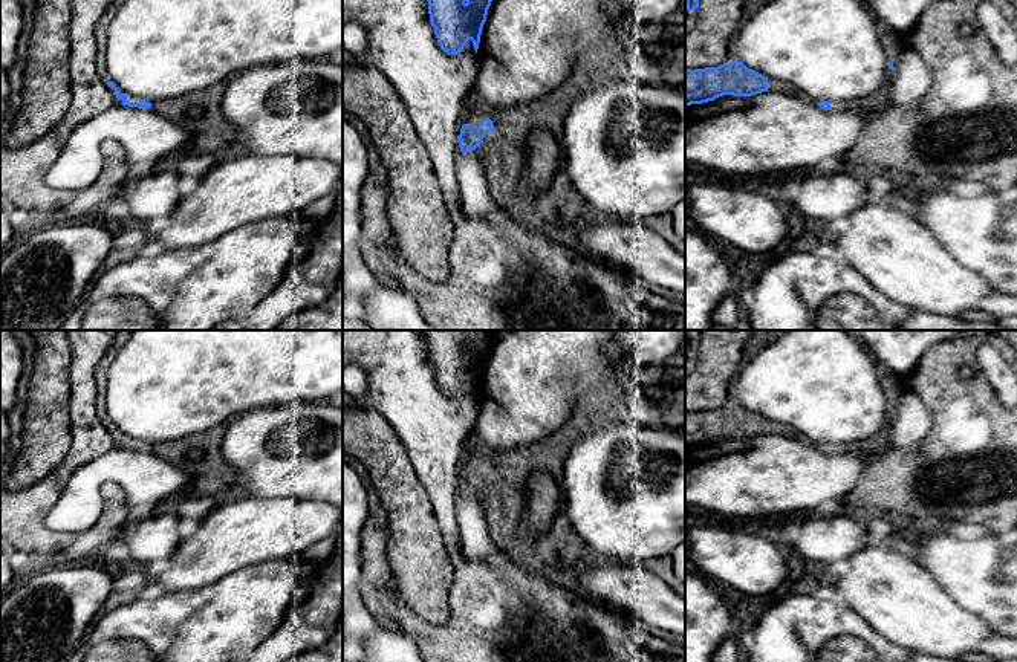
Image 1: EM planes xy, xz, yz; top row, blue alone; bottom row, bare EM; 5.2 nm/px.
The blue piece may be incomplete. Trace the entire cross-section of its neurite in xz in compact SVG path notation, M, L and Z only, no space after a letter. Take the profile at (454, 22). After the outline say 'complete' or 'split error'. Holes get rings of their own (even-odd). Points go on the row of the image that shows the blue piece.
M427 0L437 43L448 55L462 52L468 40L477 54L492 0Z; complete

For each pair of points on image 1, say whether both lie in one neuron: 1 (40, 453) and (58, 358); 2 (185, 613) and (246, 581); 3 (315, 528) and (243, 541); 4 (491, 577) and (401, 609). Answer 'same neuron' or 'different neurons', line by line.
1: same neuron
2: same neuron
3: same neuron
4: same neuron

